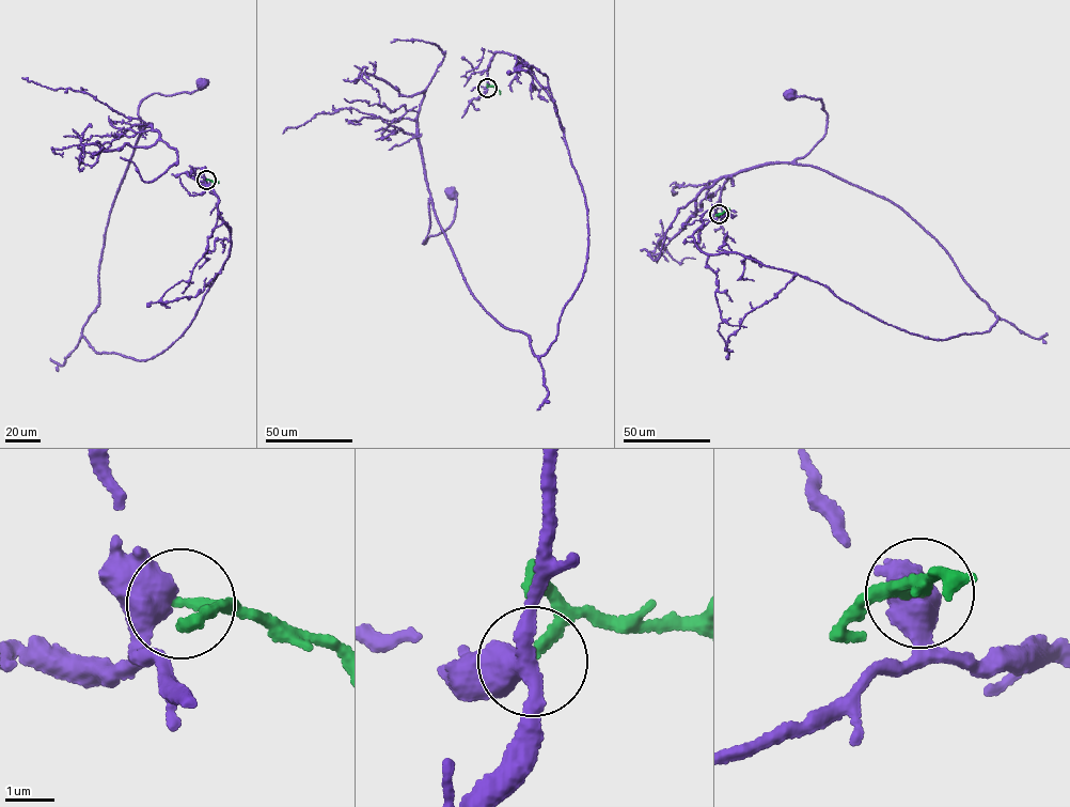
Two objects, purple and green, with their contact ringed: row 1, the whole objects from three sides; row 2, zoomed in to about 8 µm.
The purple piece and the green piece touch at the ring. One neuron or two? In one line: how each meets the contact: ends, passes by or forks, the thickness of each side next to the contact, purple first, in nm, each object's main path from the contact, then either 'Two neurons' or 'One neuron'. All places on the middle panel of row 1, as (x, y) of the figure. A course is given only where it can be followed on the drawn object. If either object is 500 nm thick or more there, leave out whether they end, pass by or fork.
At the ring purple forks. At the ring green ends. Thickness 360 nm (purple) against 220 nm. Course of purple: (487, 88), (521, 59), (584, 195), (544, 355), (473, 294), (430, 199), (422, 243), (452, 192). Course of green: (487, 88), (496, 88), (500, 94). Two neurons

